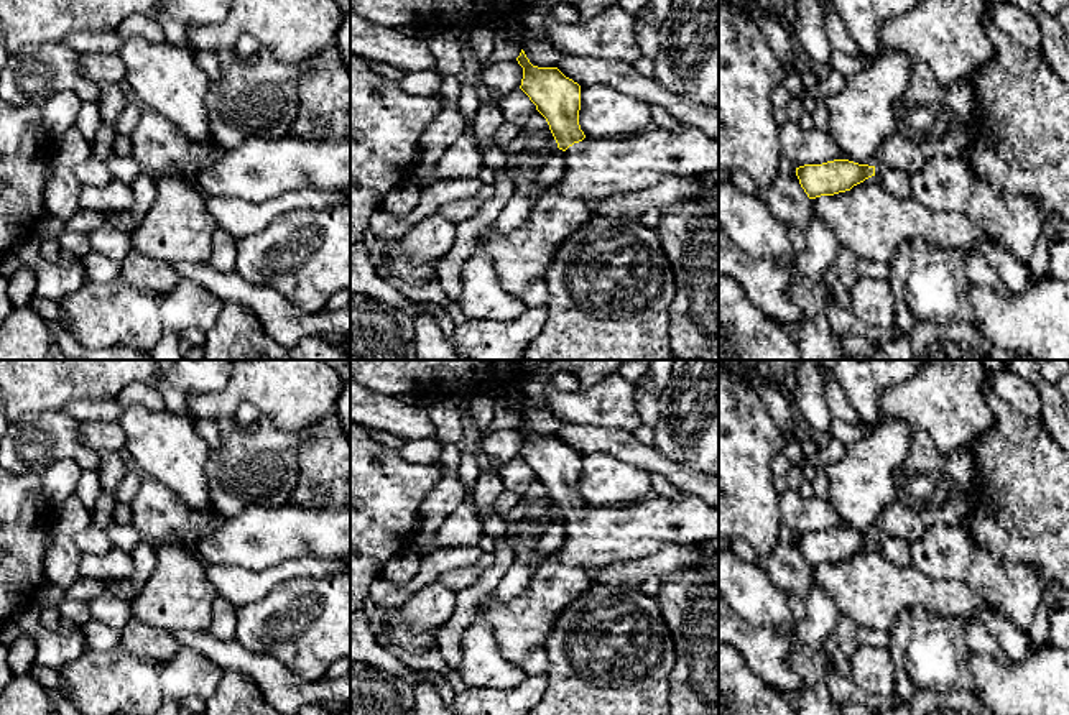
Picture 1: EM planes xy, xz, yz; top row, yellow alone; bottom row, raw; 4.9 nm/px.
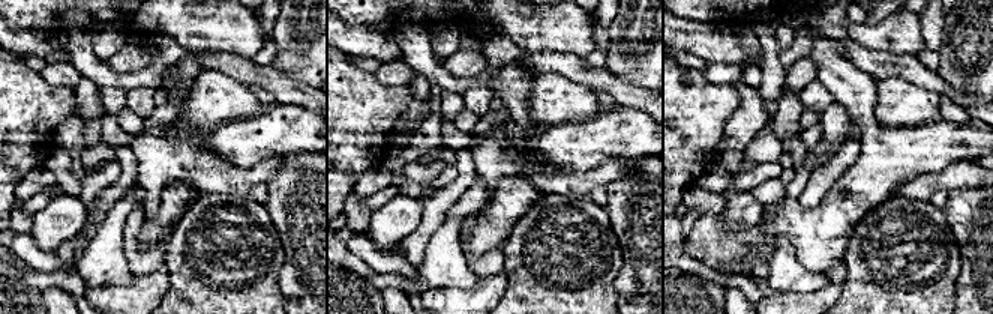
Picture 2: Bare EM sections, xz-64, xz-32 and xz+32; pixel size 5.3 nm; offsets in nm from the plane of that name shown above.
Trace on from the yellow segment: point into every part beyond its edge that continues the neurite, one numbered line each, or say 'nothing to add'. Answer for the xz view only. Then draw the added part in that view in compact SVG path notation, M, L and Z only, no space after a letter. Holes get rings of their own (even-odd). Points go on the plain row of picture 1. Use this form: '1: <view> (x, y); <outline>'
1: xz (599, 536); M684 491L676 500L653 495L627 506L584 506L564 521L567 533L564 544L536 567L530 585L520 597L495 602L490 593L479 605L475 620L490 625L498 651L515 666L525 661L531 651L544 648L559 615L595 582L597 569L643 559L666 544L697 546L719 539L719 510Z

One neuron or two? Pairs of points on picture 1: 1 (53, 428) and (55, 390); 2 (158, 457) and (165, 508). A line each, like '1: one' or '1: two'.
1: two
2: two

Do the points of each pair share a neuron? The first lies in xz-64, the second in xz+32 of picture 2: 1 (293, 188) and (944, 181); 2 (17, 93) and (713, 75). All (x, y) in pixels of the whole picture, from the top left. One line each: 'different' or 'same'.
1: different
2: different

